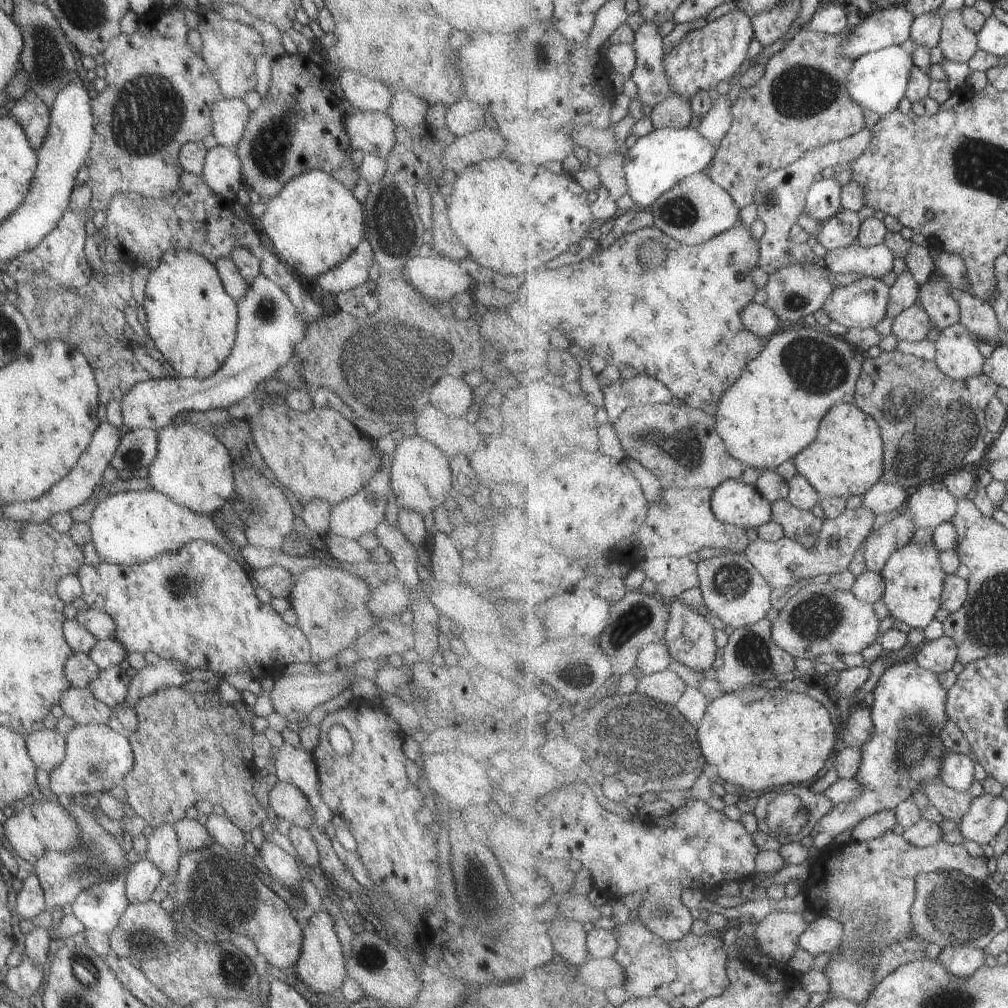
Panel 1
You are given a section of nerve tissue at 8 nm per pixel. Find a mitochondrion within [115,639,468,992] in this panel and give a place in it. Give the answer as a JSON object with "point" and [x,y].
{"point":[213,889]}

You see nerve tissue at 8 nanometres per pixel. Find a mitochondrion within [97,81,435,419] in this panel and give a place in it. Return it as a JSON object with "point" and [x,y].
{"point":[268,149]}

